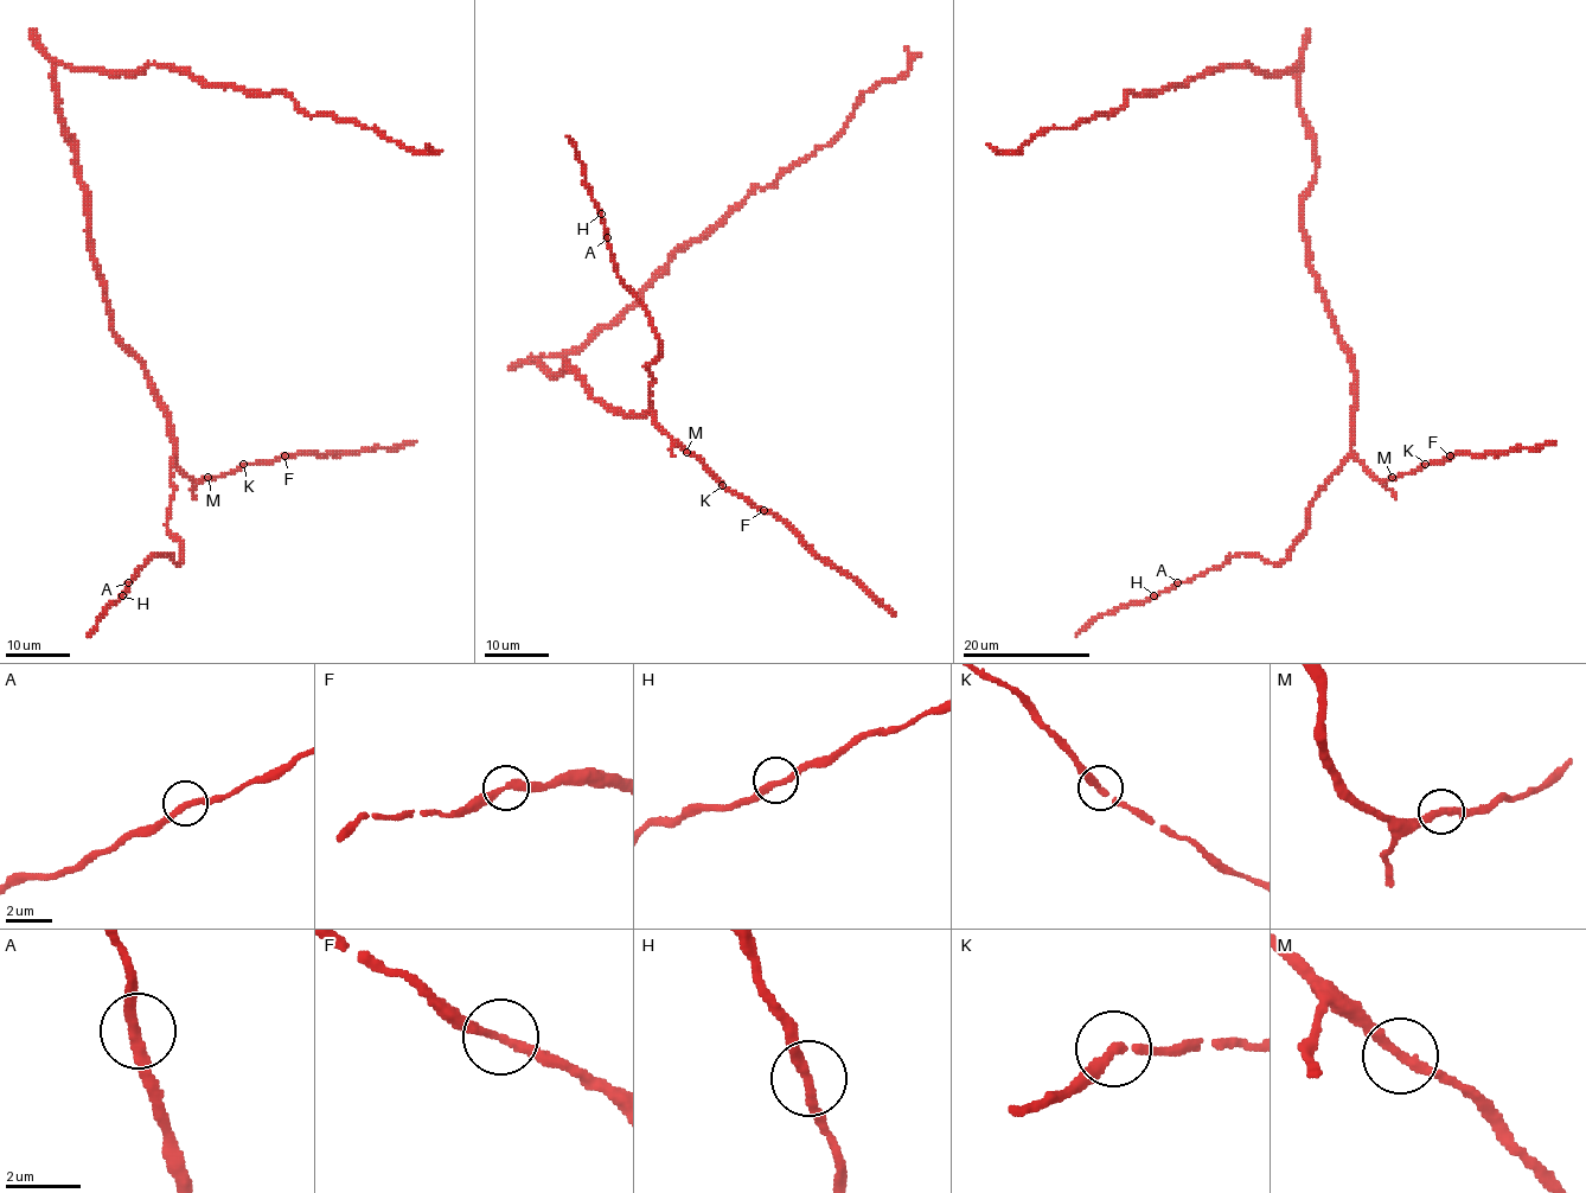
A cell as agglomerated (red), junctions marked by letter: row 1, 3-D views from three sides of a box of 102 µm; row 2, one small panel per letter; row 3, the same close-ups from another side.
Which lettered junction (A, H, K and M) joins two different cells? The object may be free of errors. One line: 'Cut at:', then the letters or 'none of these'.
Cut at: none of these

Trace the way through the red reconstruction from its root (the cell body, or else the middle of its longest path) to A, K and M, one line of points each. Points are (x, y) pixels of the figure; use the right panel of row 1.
A: (1302, 195), (1309, 267), (1354, 365), (1351, 455), (1318, 492), (1306, 530), (1278, 563), (1236, 554), (1177, 582)
K: (1302, 195), (1309, 267), (1354, 365), (1351, 453), (1377, 479), (1395, 479), (1425, 463)
M: (1302, 195), (1302, 233), (1309, 267), (1332, 327), (1354, 365), (1351, 453), (1377, 479), (1392, 477)

